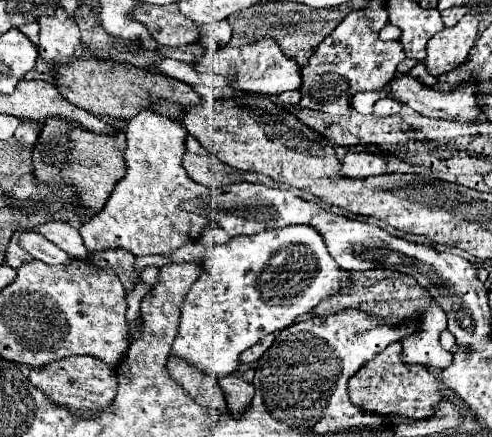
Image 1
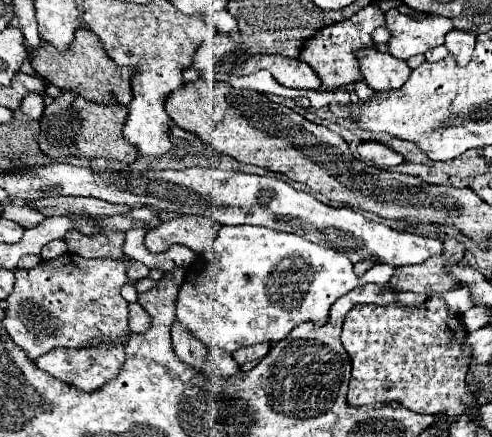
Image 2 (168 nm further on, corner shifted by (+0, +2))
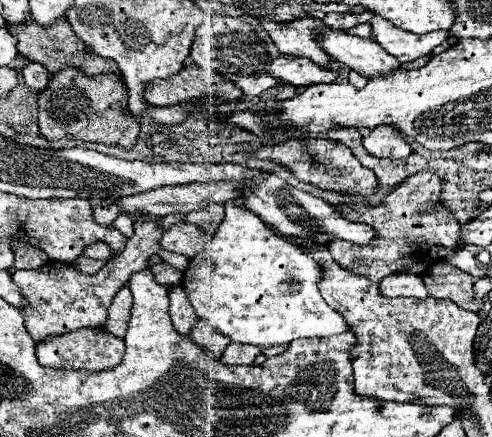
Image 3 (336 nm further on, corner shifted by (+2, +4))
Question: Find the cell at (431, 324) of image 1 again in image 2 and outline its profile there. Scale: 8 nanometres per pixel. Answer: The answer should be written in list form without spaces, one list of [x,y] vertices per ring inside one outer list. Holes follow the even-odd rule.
[[[461,287],[457,291],[447,291],[447,293],[441,293],[439,295],[443,301],[447,301],[449,309],[453,313],[465,313],[467,309],[475,307],[475,303],[471,303],[471,293],[467,291],[467,287]]]

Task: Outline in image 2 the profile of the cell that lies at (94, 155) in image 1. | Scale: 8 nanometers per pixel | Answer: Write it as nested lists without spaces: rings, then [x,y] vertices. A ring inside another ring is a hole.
[[[61,91],[59,97],[55,97],[49,105],[45,105],[45,111],[41,115],[39,147],[45,155],[53,159],[67,157],[67,155],[109,157],[129,165],[137,159],[137,151],[121,135],[125,119],[127,119],[127,107],[119,105],[117,101],[101,105],[101,103],[85,99],[79,93]]]

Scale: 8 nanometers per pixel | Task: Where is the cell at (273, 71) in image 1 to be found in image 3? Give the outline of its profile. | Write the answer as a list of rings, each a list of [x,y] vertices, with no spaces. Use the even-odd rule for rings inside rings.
[[[277,57],[269,65],[269,73],[293,87],[309,87],[315,83],[333,83],[337,73],[323,69],[307,57]]]

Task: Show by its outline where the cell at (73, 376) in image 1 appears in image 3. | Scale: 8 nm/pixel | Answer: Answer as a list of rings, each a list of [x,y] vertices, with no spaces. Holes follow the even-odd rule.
[[[79,329],[73,333],[65,333],[65,337],[51,337],[49,341],[37,345],[37,359],[43,367],[97,373],[119,365],[119,361],[123,359],[123,349],[123,339],[111,335],[107,329]]]

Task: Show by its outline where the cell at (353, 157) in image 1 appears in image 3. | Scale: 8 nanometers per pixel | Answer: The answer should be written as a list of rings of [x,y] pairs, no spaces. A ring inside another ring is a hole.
[[[389,125],[375,127],[369,135],[365,135],[363,147],[379,159],[405,159],[411,155],[409,143],[405,143],[401,137],[397,137],[395,129]]]

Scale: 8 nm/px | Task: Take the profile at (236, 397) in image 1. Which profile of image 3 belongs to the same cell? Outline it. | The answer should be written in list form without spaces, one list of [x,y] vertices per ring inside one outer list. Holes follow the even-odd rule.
[[[201,319],[191,333],[191,341],[201,349],[205,349],[213,359],[221,359],[225,347],[229,345],[229,337],[221,337],[217,329],[209,329],[209,325],[205,325],[205,321]]]

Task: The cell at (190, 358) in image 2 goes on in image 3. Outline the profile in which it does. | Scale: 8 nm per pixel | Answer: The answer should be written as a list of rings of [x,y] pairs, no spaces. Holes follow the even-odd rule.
[[[181,287],[169,289],[171,305],[169,305],[169,317],[173,321],[173,327],[179,335],[189,337],[193,327],[197,325],[197,315],[193,313],[193,307],[189,305],[189,299],[185,297],[185,291]]]

